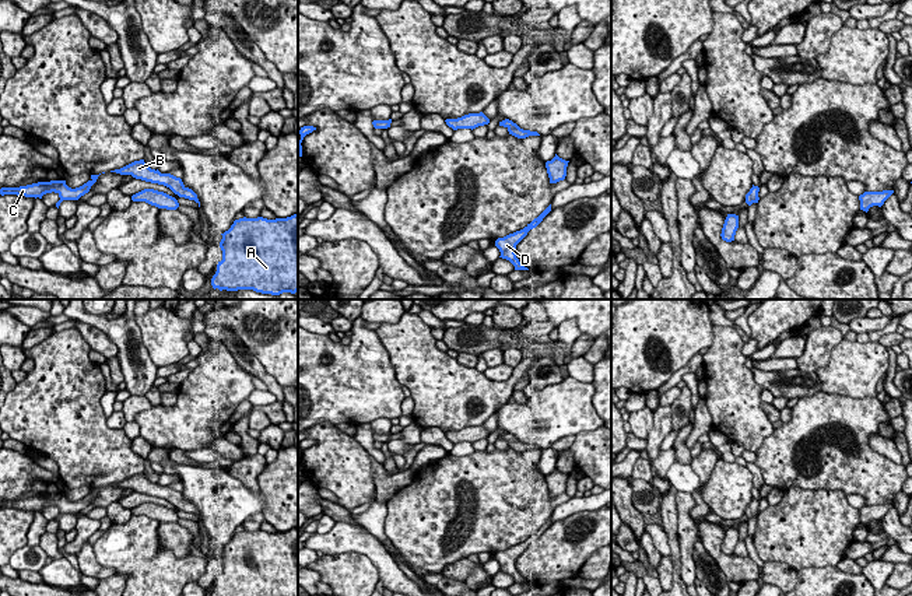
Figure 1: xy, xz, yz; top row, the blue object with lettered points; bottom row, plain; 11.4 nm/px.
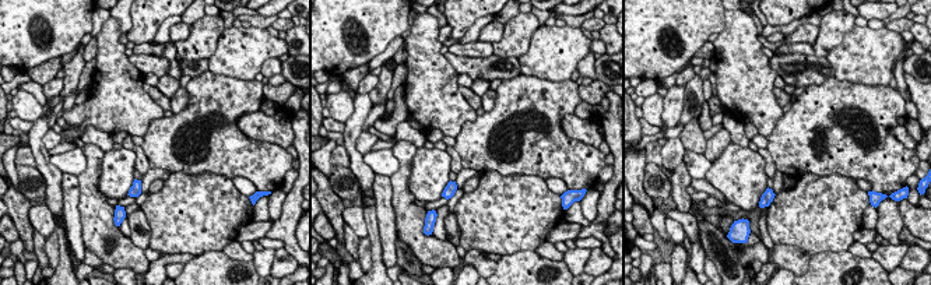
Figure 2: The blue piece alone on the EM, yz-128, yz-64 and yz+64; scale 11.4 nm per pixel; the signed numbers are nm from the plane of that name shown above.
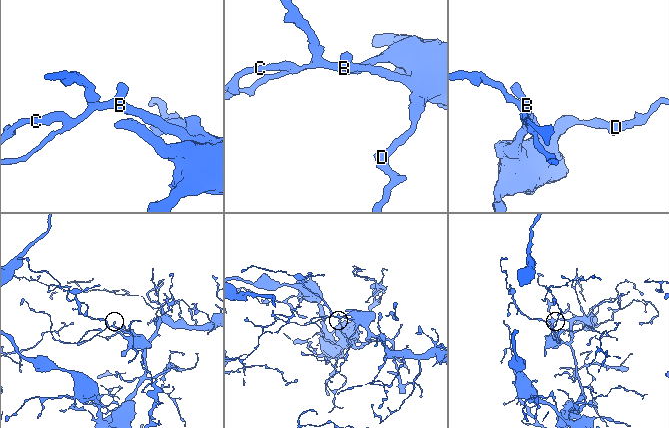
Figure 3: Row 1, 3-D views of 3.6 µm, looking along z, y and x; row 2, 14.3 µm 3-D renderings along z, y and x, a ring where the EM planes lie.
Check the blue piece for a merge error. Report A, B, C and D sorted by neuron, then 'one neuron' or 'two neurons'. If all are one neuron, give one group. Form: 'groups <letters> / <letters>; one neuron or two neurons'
groups A B C D; one neuron

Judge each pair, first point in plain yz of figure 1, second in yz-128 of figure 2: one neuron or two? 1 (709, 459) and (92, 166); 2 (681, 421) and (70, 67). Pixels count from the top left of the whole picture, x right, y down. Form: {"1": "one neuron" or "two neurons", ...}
{"1": "one neuron", "2": "one neuron"}

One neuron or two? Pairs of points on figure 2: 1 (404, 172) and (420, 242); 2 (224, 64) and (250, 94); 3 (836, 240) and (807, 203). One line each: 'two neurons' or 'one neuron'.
1: one neuron
2: two neurons
3: one neuron

